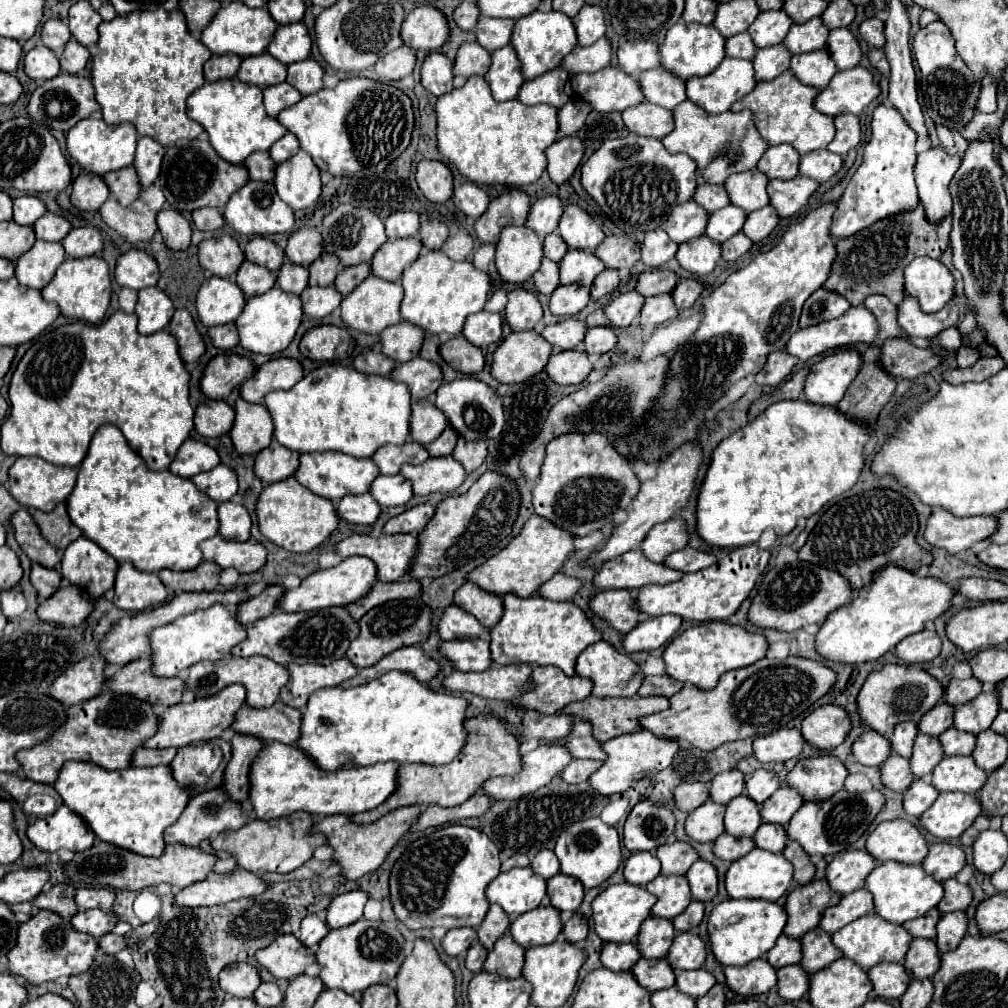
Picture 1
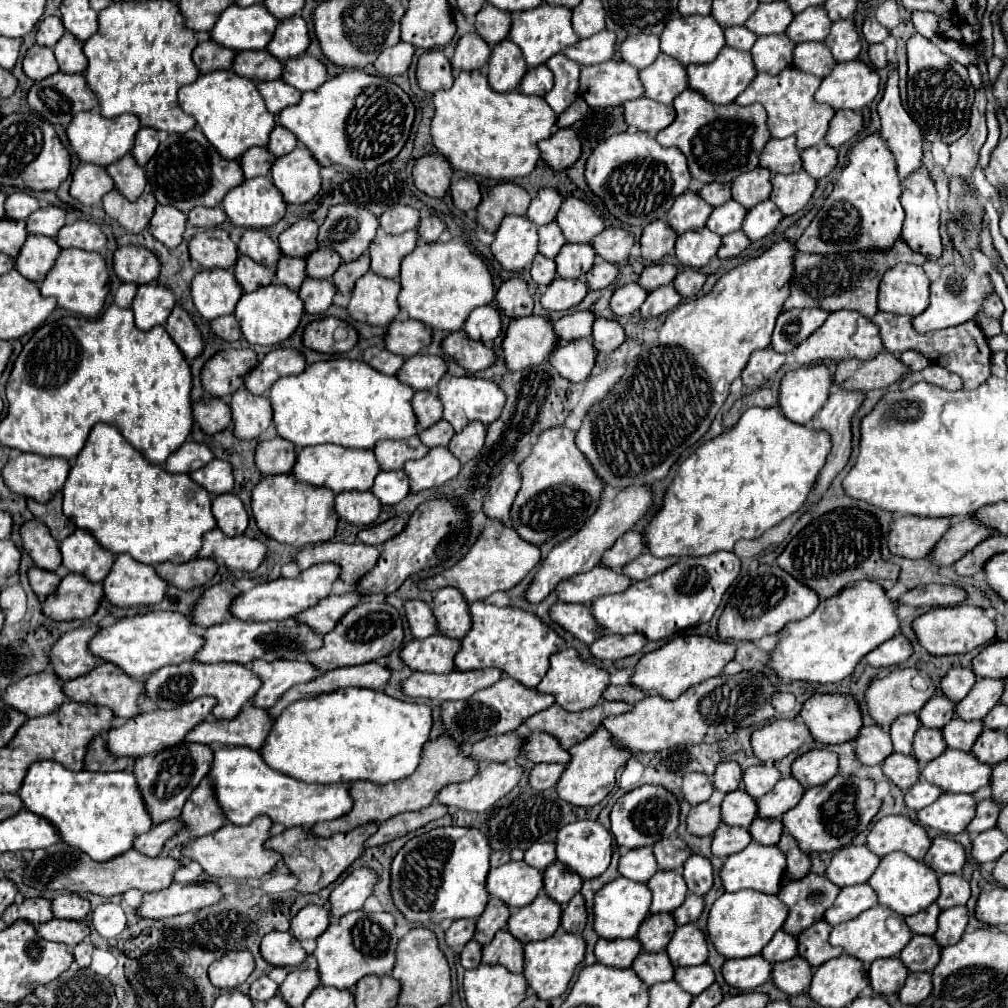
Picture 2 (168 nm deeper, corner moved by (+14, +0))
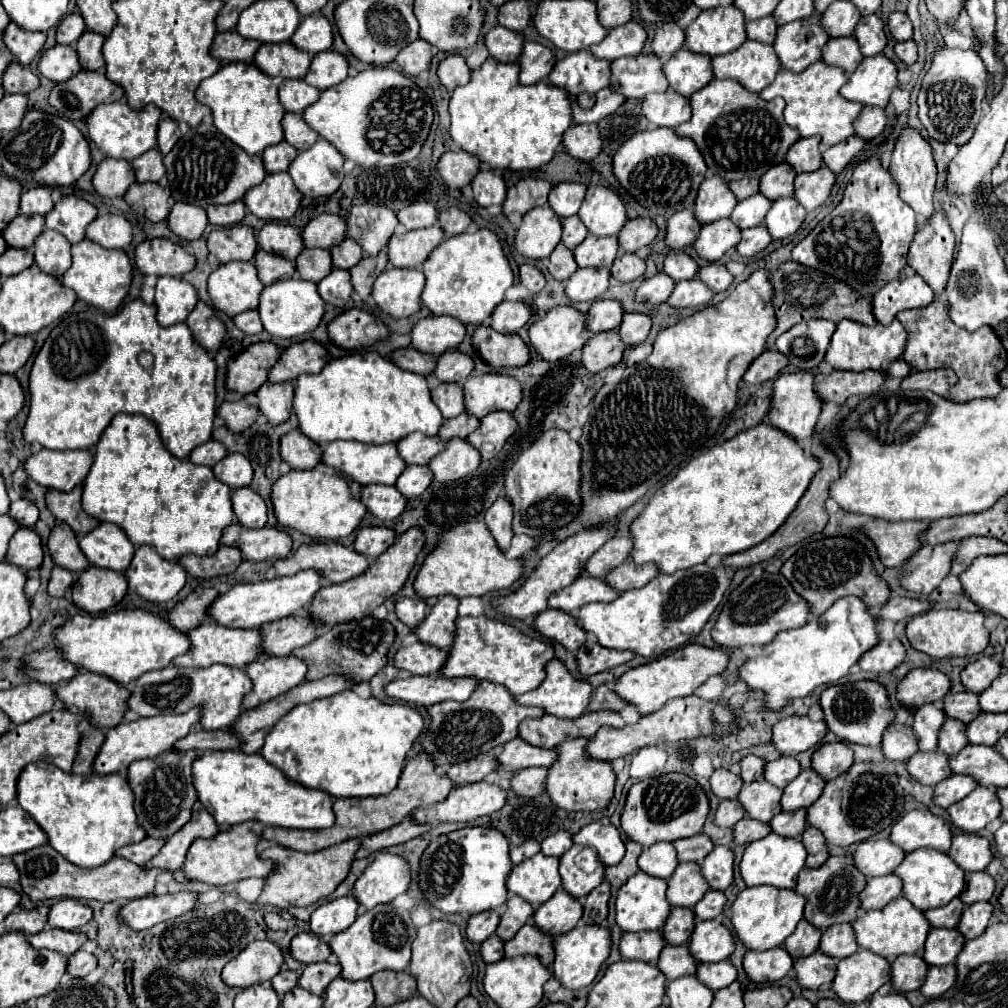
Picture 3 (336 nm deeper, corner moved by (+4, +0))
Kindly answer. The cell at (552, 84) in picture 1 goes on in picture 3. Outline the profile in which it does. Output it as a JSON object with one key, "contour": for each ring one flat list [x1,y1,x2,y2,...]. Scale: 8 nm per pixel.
{"contour":[[588,50,566,54,552,68,548,84,564,88,570,94,596,94,608,86,608,64,608,60,598,60]]}

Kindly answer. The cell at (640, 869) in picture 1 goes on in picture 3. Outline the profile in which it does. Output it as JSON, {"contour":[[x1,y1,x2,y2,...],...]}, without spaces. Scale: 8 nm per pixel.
{"contour":[[660,842,660,844,654,844,650,848,644,848,640,858,638,858,638,866,648,876,668,878,674,872,674,868,678,866,676,850,668,842]]}

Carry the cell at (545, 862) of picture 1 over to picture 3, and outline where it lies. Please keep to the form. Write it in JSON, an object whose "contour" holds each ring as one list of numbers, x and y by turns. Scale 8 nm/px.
{"contour":[[556,832,542,842,542,854,544,856,560,858,570,848,572,848,572,834,570,832]]}

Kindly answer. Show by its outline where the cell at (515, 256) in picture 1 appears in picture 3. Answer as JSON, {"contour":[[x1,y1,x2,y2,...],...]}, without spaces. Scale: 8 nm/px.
{"contour":[[548,206,532,208,522,218,522,224,514,238,514,246,524,258,530,260,548,258,556,244,560,242,560,234,562,234,560,218,554,216,552,208]]}

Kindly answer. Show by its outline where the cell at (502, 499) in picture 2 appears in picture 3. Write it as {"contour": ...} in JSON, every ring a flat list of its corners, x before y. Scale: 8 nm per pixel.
{"contour":[[504,494,486,510,484,522,492,532,494,540,498,542,498,546,502,550,508,550,512,540,512,504]]}

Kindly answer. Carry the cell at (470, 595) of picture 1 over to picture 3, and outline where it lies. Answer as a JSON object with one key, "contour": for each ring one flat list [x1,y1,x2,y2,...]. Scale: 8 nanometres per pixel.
{"contour":[[452,594,442,596,436,606,430,608,426,620,414,630,414,634,424,644,432,644,448,650,456,636,456,618,458,618,458,598]]}

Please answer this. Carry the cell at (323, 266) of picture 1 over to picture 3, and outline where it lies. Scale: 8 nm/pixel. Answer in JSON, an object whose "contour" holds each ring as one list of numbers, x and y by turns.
{"contour":[[346,238,342,244,330,248,330,254,332,254,332,268,350,270,362,258,362,248,354,240]]}

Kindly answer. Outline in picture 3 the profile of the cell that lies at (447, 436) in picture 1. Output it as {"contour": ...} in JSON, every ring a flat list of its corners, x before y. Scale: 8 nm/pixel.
{"contour":[[462,412,460,416,456,418,450,418,442,424,440,432,438,432,438,438,448,442,450,438,466,438,470,432,474,432,478,428,480,420,474,418,474,416,468,416,466,412]]}

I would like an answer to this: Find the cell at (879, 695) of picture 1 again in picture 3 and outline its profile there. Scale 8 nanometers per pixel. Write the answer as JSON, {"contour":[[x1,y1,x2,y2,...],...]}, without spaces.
{"contour":[[916,668,910,670,896,688,896,700,912,710,920,708,924,704,934,704,942,700,950,690,950,680,940,672,932,668]]}

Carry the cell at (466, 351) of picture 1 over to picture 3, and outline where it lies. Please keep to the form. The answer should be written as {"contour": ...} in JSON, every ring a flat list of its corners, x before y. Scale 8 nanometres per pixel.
{"contour":[[478,326,474,330,472,346,496,370,524,366,530,360,528,346,516,334,498,334,490,326]]}

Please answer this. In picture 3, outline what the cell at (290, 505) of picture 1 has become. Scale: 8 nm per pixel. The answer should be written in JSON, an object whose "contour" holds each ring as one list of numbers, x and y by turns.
{"contour":[[324,464,312,470,290,470,286,476,280,476,272,486,270,500,280,526,294,528,316,540,346,538,366,514,366,508,360,504,360,484,346,480,344,474]]}

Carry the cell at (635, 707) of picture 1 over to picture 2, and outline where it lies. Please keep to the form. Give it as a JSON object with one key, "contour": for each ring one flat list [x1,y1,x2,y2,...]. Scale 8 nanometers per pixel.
{"contour":[[604,700,576,714,570,714,558,708,558,704,552,704,550,708,530,716,524,724,530,730,540,730,540,732,554,736,562,748,570,748,582,742,584,738,588,738,606,716,618,716,624,712,630,712,630,704,626,702,606,702]]}

